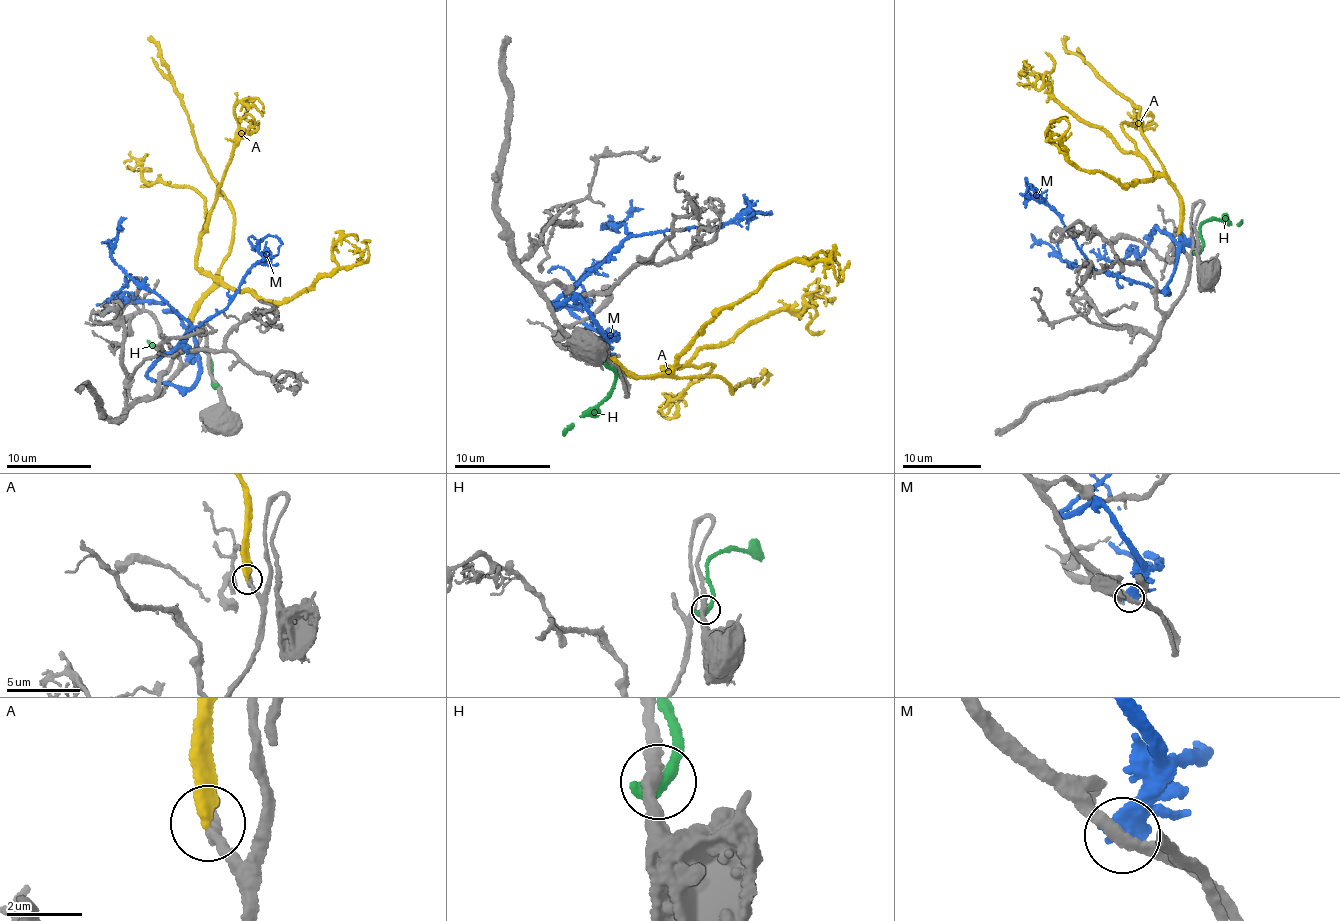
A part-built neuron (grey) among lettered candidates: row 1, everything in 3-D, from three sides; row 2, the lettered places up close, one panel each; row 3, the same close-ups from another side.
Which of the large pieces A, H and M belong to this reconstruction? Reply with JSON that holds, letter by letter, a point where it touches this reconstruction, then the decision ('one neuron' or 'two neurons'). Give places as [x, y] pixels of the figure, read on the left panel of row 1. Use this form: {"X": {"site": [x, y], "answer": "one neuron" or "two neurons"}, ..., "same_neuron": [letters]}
{"A": {"site": [178, 350], "answer": "two neurons"}, "H": {"site": [214, 385], "answer": "two neurons"}, "M": {"site": [189, 359], "answer": "two neurons"}, "same_neuron": []}

